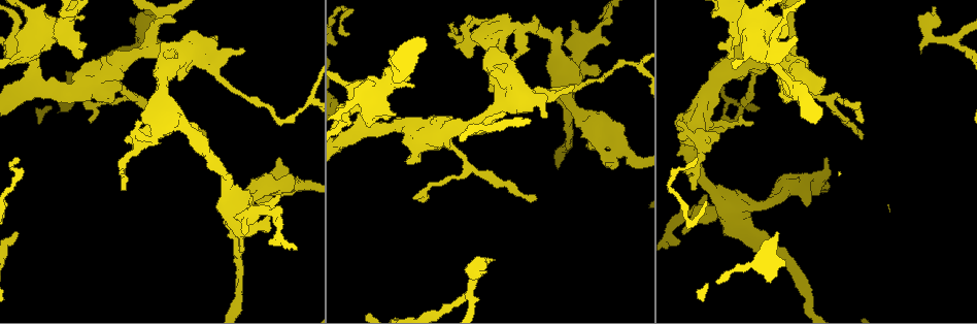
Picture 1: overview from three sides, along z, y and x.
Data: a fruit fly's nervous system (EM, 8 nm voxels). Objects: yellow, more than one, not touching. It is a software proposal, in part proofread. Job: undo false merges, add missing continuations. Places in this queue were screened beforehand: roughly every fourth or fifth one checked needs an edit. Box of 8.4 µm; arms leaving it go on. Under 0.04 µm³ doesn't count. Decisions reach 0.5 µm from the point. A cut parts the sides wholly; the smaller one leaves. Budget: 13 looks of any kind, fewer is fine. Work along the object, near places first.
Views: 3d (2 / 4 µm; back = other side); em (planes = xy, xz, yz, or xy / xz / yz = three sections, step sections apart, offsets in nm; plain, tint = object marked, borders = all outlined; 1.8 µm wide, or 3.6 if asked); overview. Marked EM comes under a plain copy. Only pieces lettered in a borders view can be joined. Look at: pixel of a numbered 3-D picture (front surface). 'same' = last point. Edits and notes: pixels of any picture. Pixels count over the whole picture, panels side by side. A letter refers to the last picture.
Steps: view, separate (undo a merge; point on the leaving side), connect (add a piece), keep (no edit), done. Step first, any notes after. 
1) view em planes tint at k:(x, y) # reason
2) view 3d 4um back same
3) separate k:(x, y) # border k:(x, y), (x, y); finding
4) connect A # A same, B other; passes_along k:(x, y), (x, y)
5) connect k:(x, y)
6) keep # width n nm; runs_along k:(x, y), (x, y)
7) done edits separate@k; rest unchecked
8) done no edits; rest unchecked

view 3d 4um at 1:(534, 198) # thin end

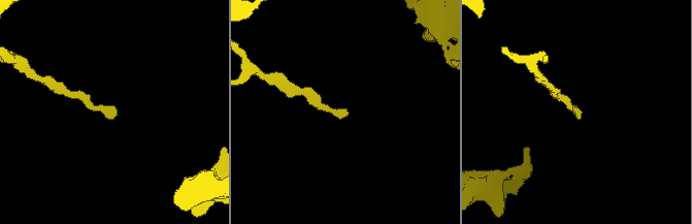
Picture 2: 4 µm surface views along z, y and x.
view em planes borders at 2:(581, 114) # need the tissue

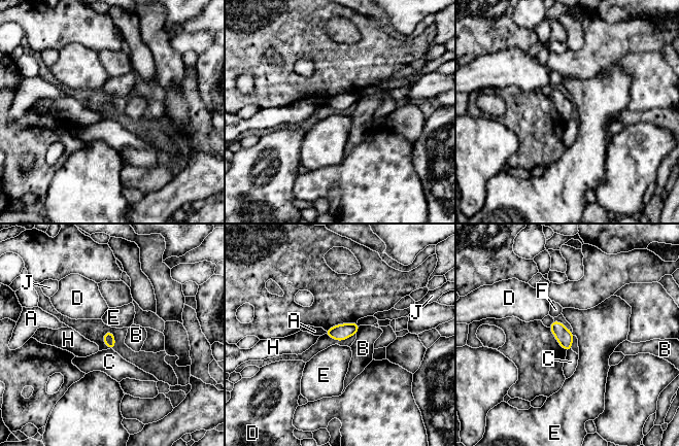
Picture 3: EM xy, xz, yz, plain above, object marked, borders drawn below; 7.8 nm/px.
keep # longest_contact B 80 nm; A other, B other, C other, D other, E other, F other, H other, J other; border 3:(572, 332), (574, 335); none of them fits

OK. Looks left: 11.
view em planes borders at 1:(921, 51) # free end

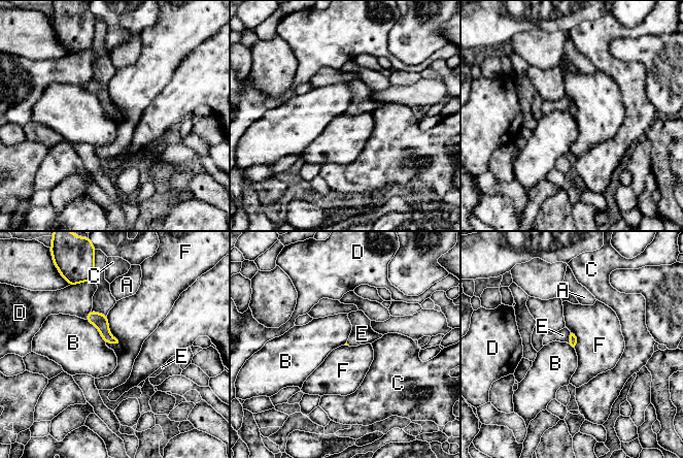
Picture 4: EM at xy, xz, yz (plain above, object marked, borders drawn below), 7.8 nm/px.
connect E # A other, B other, C other, D other, E same, F other; passes_along 4:(573, 339), (570, 338), (562, 335); it goes on there

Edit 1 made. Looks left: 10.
view 3d 2um at 1:(514, 59) # closes a loop

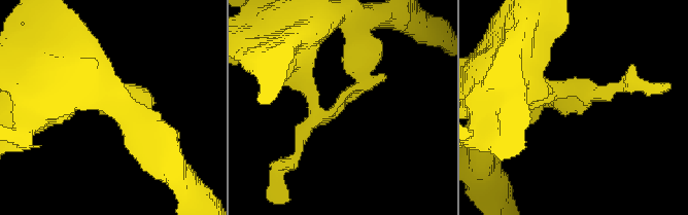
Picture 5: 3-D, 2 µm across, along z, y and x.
view em yz step 16 tint at 5:(332, 115) # shape alone is not enough

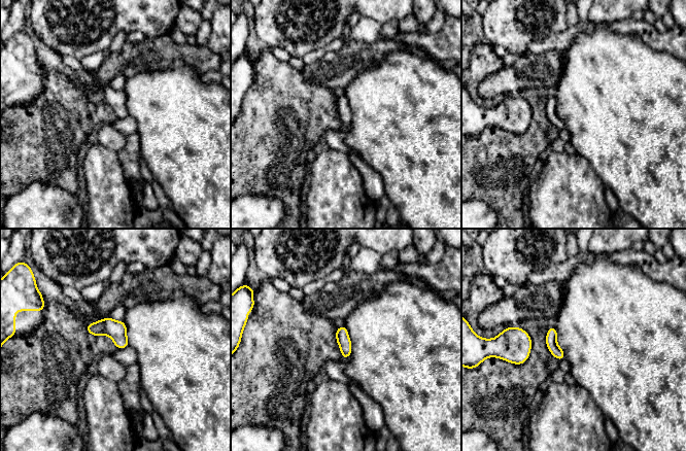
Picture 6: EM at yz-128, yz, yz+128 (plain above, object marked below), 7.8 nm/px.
view em planes borders same # another direction

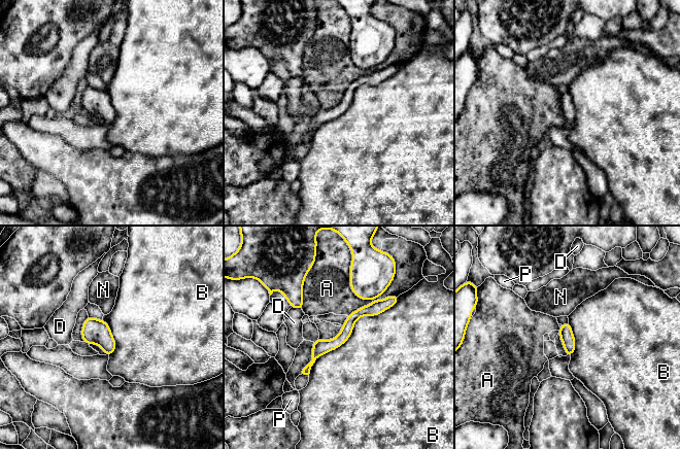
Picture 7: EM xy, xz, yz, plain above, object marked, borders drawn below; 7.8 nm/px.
keep # A other, B other, D other, N other, P other; runs_along 7:(386, 302), (360, 312), (305, 371); continuous, no second neuron

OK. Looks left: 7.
view 3d 4um at 1:(729, 59) # branch stops here

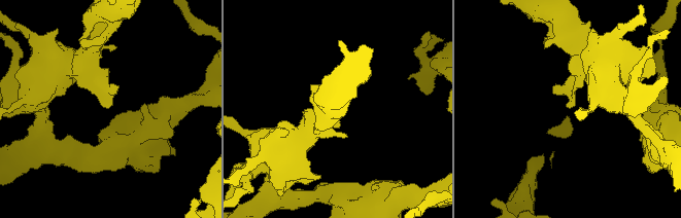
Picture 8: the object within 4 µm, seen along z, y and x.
view em xy step 8 borders at 8:(569, 107)

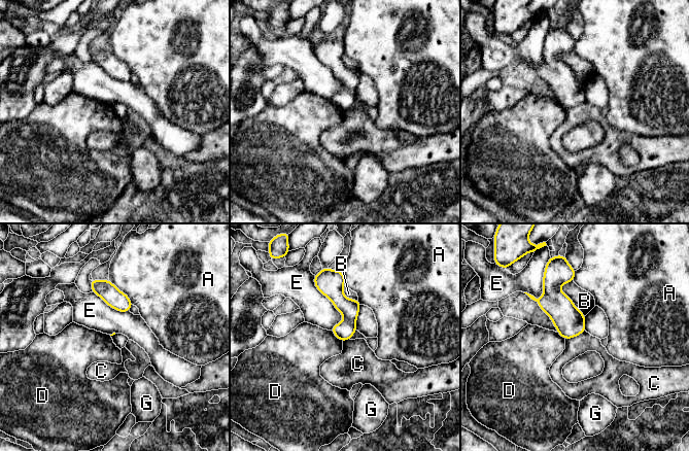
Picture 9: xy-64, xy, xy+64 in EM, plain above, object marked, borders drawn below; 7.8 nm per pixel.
keep # A other, B other, C other, D other, E other, G other; runs_along 9:(340, 277), (344, 338); no lettered piece goes on from it

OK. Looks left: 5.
done edits connect@4; rest unchecked

